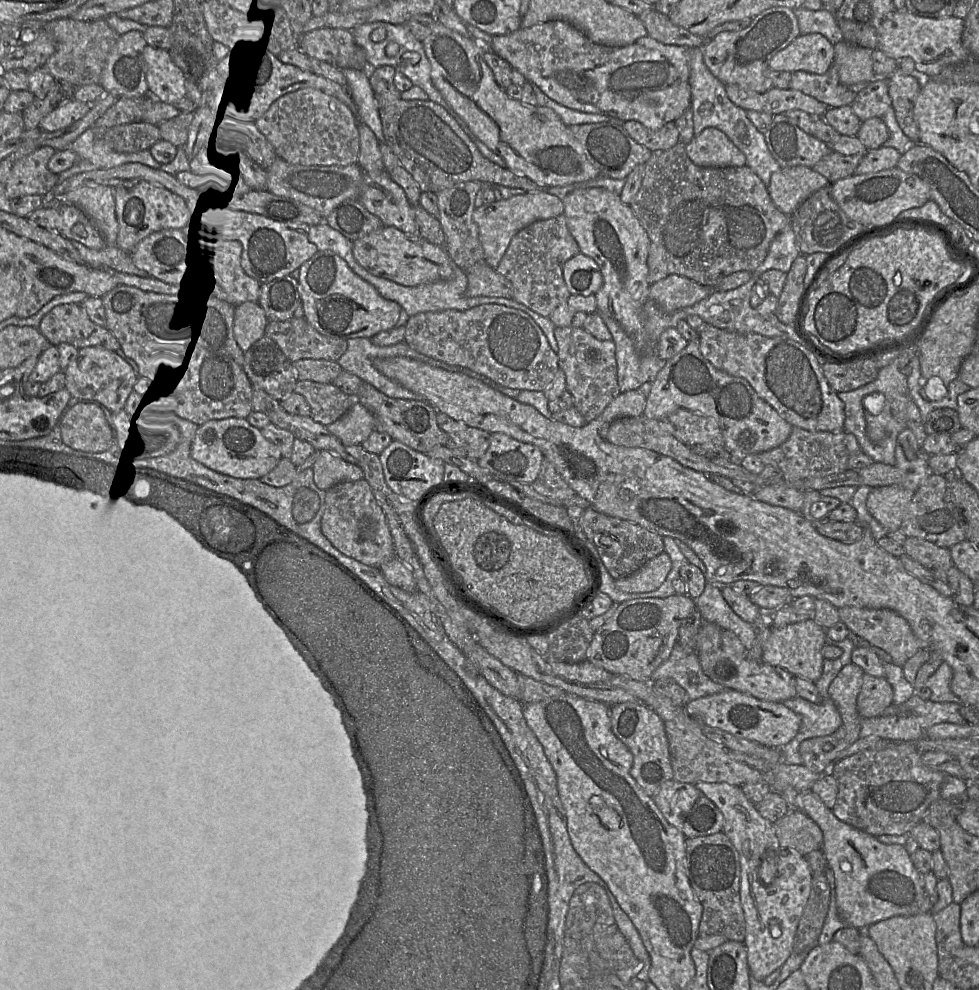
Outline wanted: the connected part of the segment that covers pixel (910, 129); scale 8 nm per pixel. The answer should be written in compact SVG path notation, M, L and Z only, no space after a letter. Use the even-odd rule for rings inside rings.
M897 68L887 79L891 106L903 133L913 142L919 143L919 128L914 117L914 103L921 85L918 80Z

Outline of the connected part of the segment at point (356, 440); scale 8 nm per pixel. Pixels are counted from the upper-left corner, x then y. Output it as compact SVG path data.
M354 400L350 409L326 428L345 446L361 445L375 430L375 420L366 407Z

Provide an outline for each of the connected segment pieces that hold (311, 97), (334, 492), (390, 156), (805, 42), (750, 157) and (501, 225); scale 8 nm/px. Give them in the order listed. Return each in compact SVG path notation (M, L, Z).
M312 88L300 89L280 97L256 128L272 145L277 156L293 165L348 166L357 164L360 154L358 119L351 109L333 96Z
M364 478L341 482L325 491L321 531L341 553L369 566L379 568L396 556L386 517Z
M379 142L382 160L386 172L405 192L412 206L419 205L421 190L411 174L401 165L397 156L386 142Z
M800 34L771 58L769 68L824 74L833 64L833 58L834 45L822 34Z
M703 47L690 49L691 108L693 110L694 135L705 128L714 127L724 132L733 144L746 156L746 165L750 167L768 186L771 176L782 167L770 153L764 134L759 132L746 115L746 110L735 105L727 96L725 84L708 69L703 59Z
M546 190L525 192L475 208L473 220L478 226L479 240L483 248L485 262L495 269L507 250L511 239L519 230L535 221L553 218L563 214L563 212L563 201Z

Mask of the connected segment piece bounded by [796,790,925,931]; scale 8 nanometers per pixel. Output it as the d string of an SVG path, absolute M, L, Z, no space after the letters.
M810 790L800 791L796 804L797 810L811 818L823 833L822 851L834 873L837 911L846 926L865 931L871 924L894 916L920 914L924 879L904 846L881 843L877 837L840 821Z

